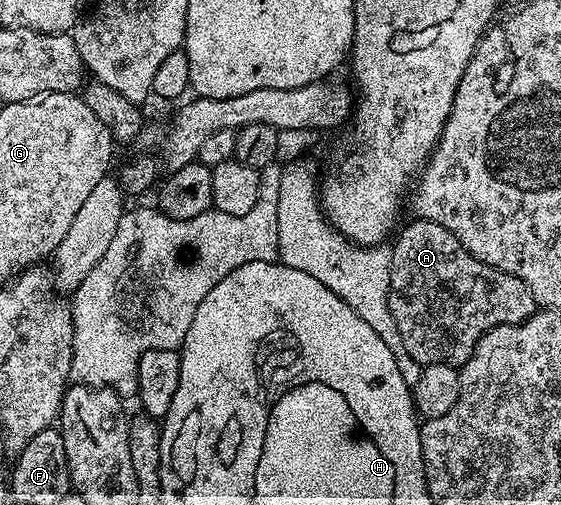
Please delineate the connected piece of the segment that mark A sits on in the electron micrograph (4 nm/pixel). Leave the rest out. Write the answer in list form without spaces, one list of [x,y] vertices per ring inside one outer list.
[[[413,219],[410,225],[403,225],[400,226],[400,229],[402,228],[401,234],[399,234],[400,229],[396,234],[396,237],[398,236],[397,242],[392,242],[391,245],[393,262],[391,263],[389,306],[391,307],[391,315],[395,319],[395,327],[399,327],[399,336],[403,339],[403,347],[407,347],[407,355],[411,355],[411,359],[415,359],[415,363],[419,363],[423,367],[426,365],[460,367],[465,364],[467,359],[471,359],[471,355],[484,333],[491,331],[496,325],[519,325],[522,321],[527,320],[530,315],[537,312],[539,308],[537,301],[531,295],[531,287],[527,287],[527,283],[523,283],[523,279],[519,279],[514,273],[499,271],[495,267],[475,259],[475,255],[471,255],[471,251],[467,251],[467,247],[463,247],[463,243],[459,243],[459,239],[455,239],[455,235],[451,235],[451,231],[447,231],[447,227],[439,227],[439,223],[420,219]]]

